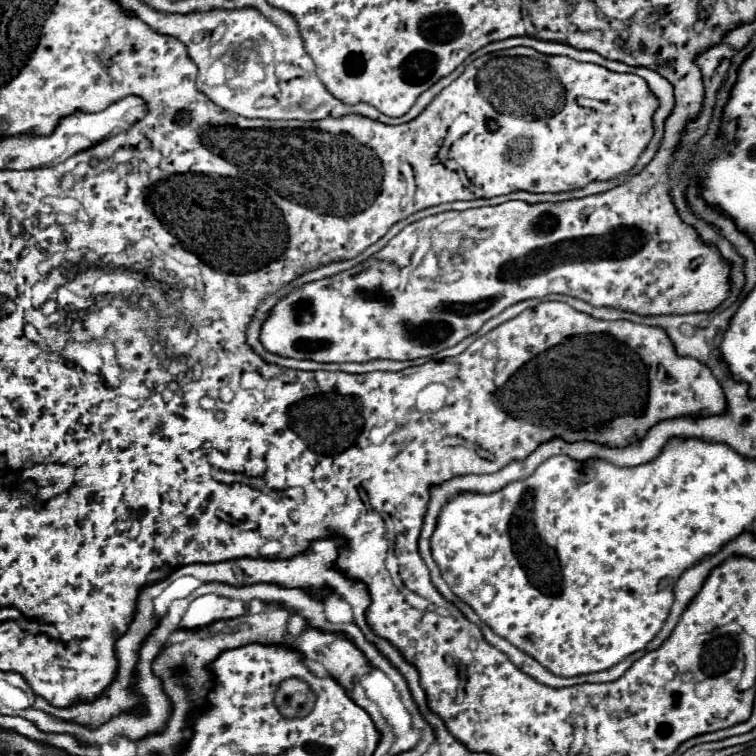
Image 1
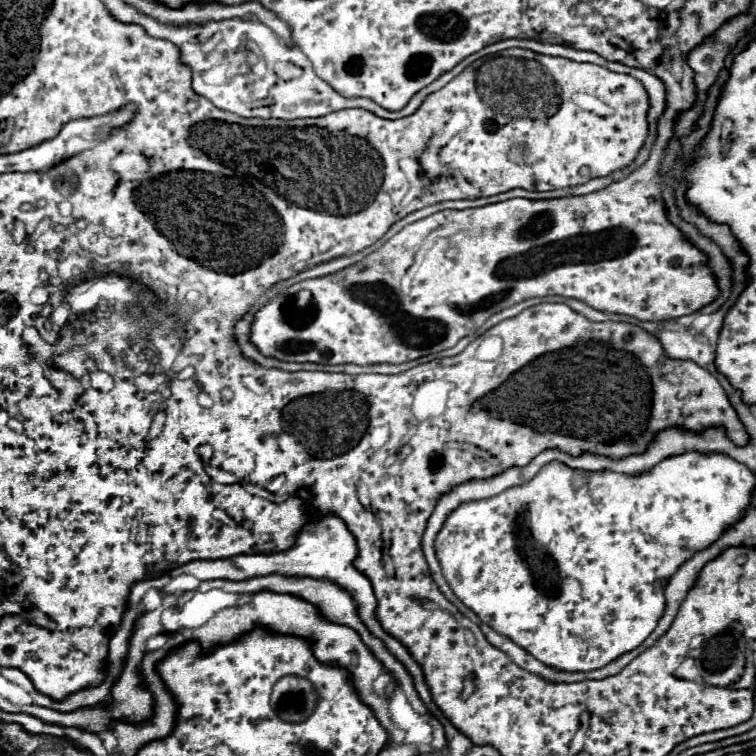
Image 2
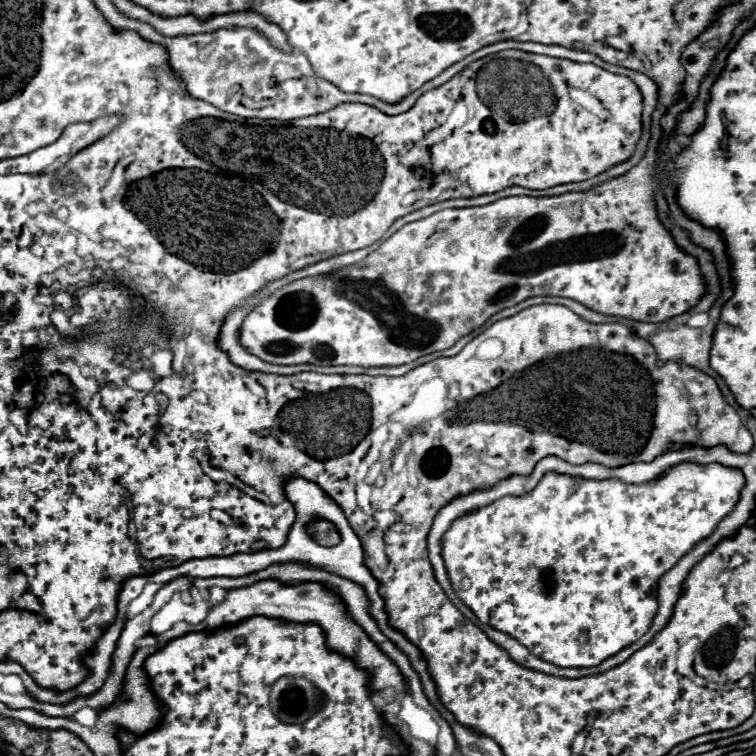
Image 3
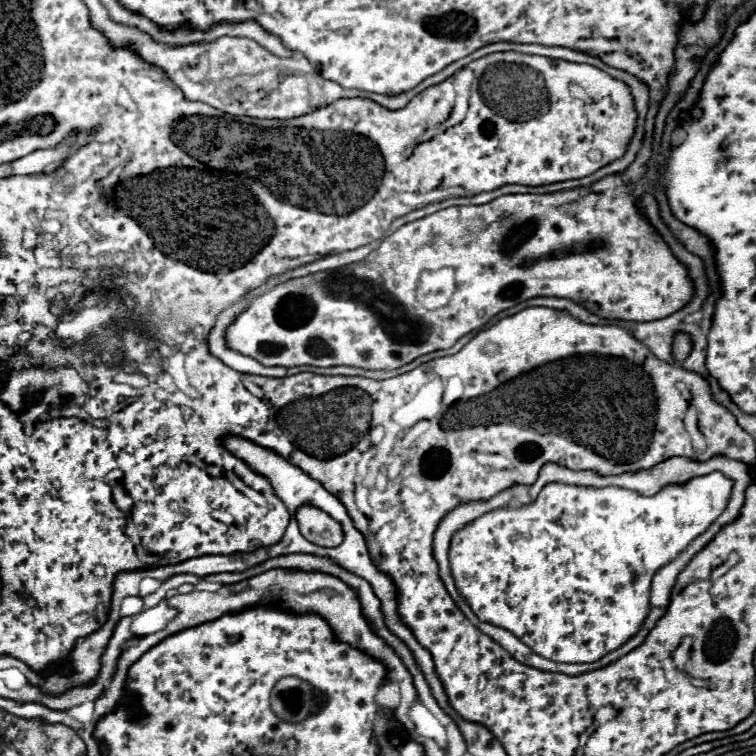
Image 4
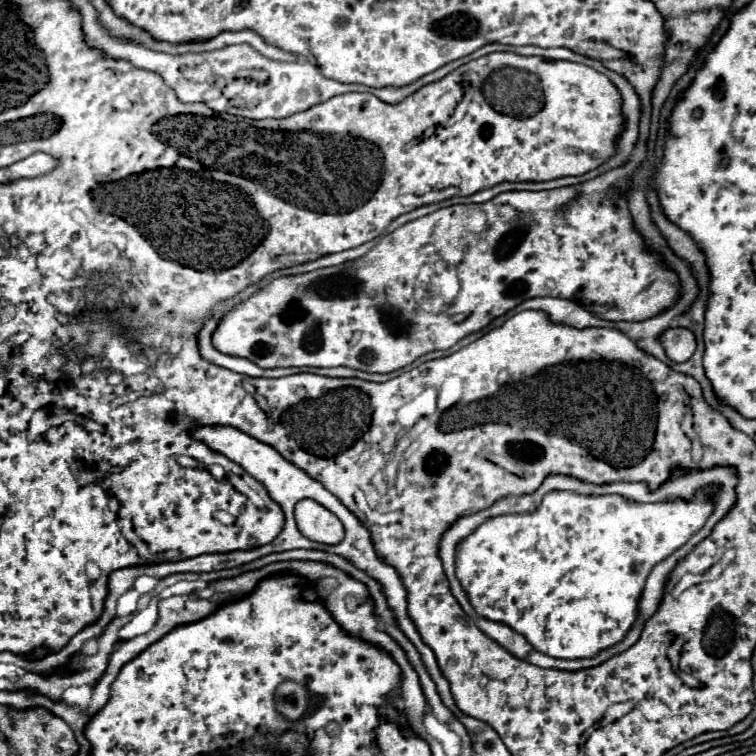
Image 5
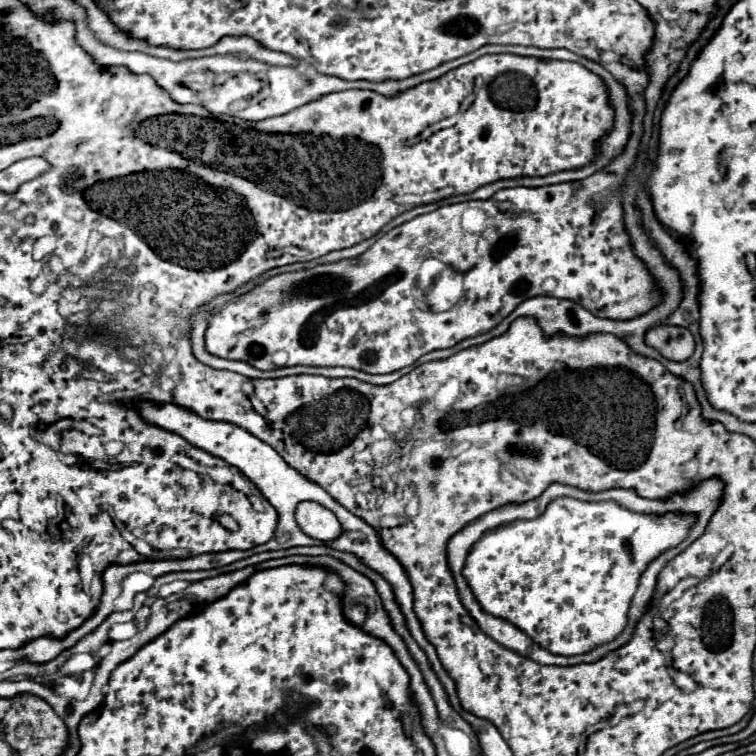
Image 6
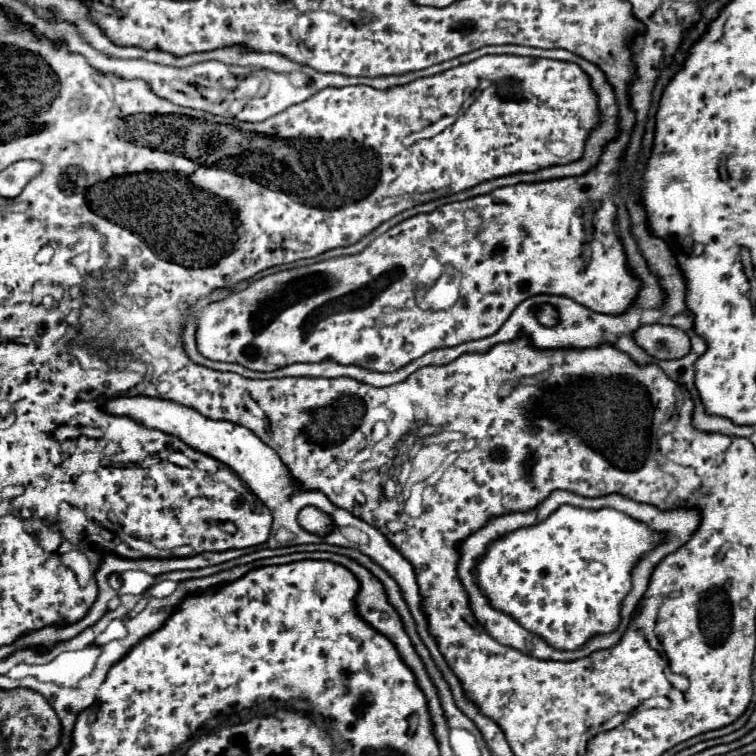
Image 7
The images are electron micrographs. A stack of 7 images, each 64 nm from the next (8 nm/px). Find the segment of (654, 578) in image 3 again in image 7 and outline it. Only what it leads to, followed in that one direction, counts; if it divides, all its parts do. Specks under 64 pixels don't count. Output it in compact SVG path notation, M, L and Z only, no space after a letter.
M560 506L544 522L516 530L492 542L476 566L476 578L494 608L516 618L524 628L544 638L550 646L574 650L594 634L616 630L620 622L620 602L632 586L630 572L638 558L656 544L660 544L660 534L618 510L580 510L574 506Z

